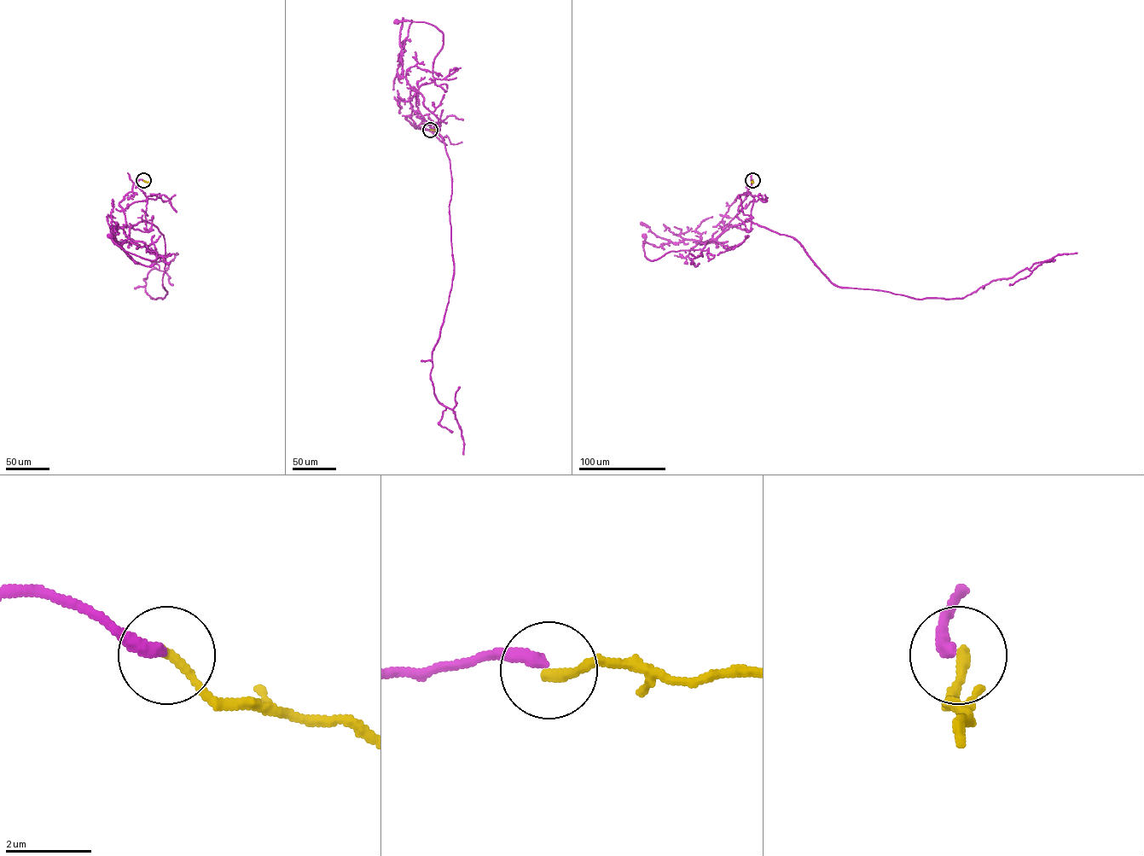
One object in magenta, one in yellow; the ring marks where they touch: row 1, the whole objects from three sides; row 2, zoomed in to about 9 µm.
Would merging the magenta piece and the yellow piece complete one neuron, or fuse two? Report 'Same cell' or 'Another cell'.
Another cell

